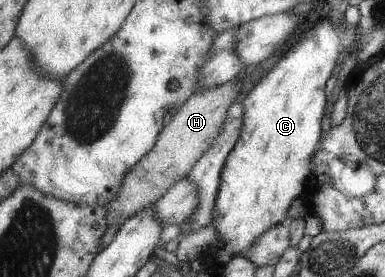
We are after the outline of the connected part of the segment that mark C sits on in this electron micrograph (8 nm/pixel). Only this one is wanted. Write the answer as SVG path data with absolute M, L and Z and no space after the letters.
M319 20L319 26L305 33L304 38L295 43L279 62L255 85L243 100L246 116L239 142L231 151L230 158L222 170L222 183L214 210L213 228L217 230L224 242L222 248L231 250L233 256L241 255L265 235L271 227L288 222L287 214L291 204L306 191L307 182L312 177L314 155L319 146L319 122L325 110L325 80L331 76L335 58L340 52L354 49L354 26L336 27L329 20Z

